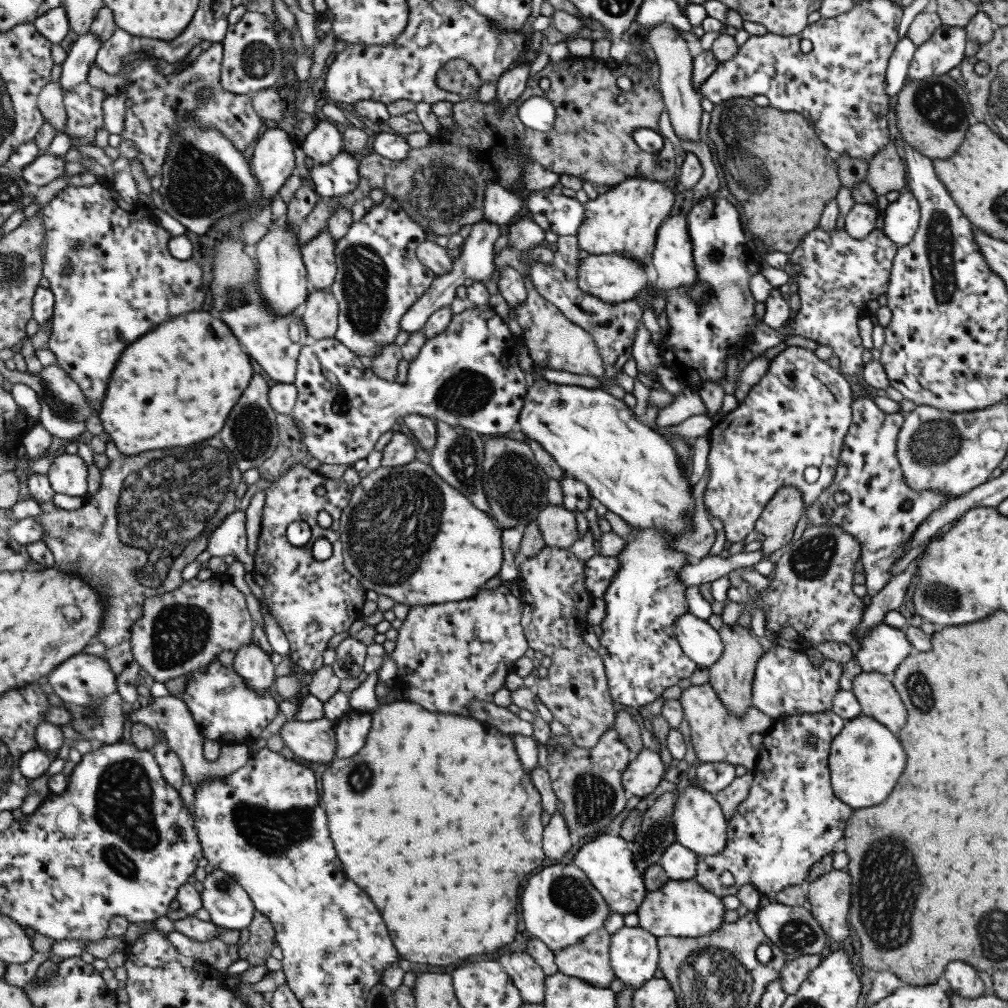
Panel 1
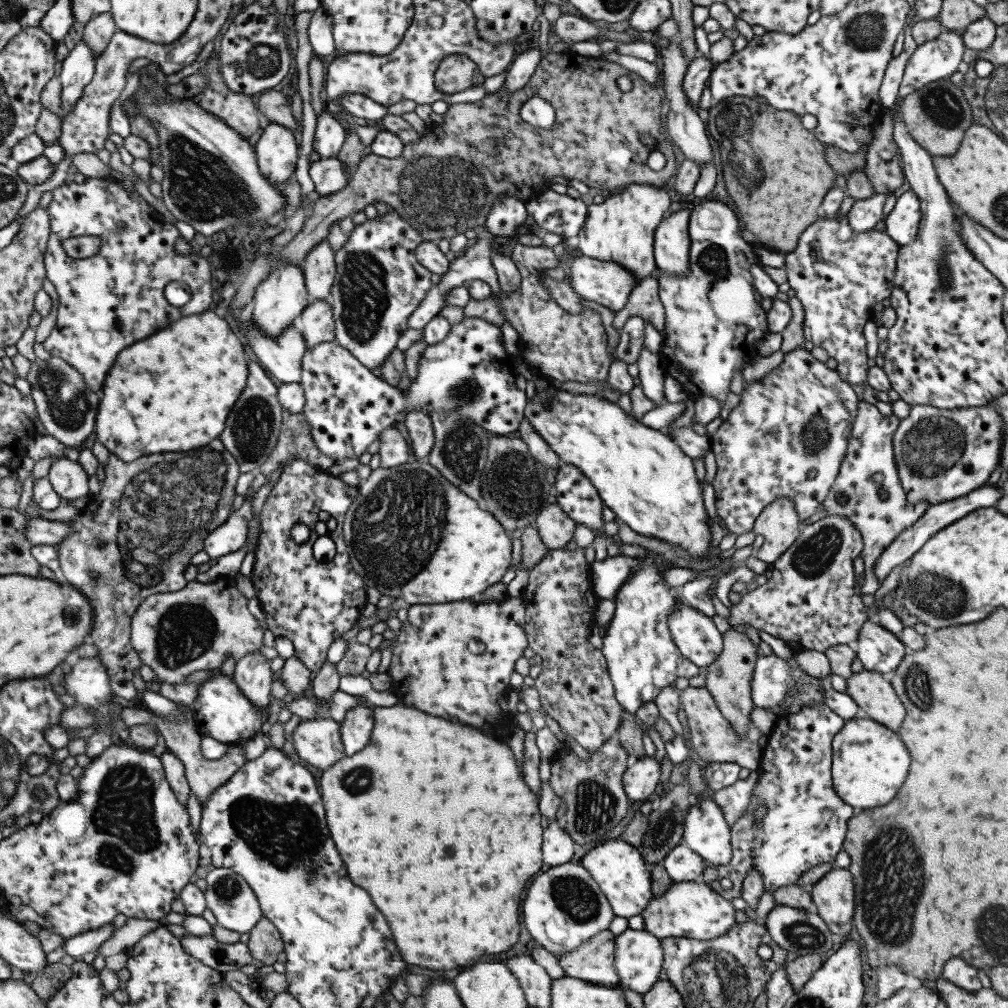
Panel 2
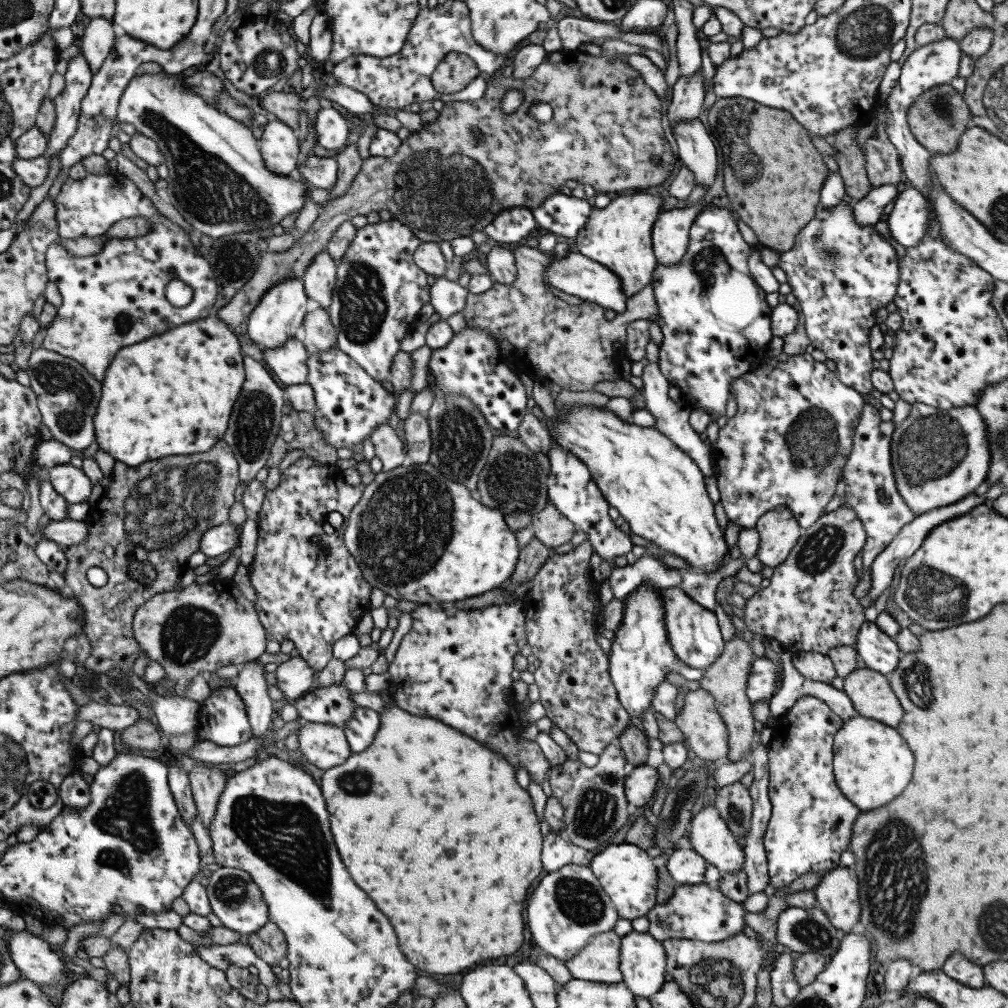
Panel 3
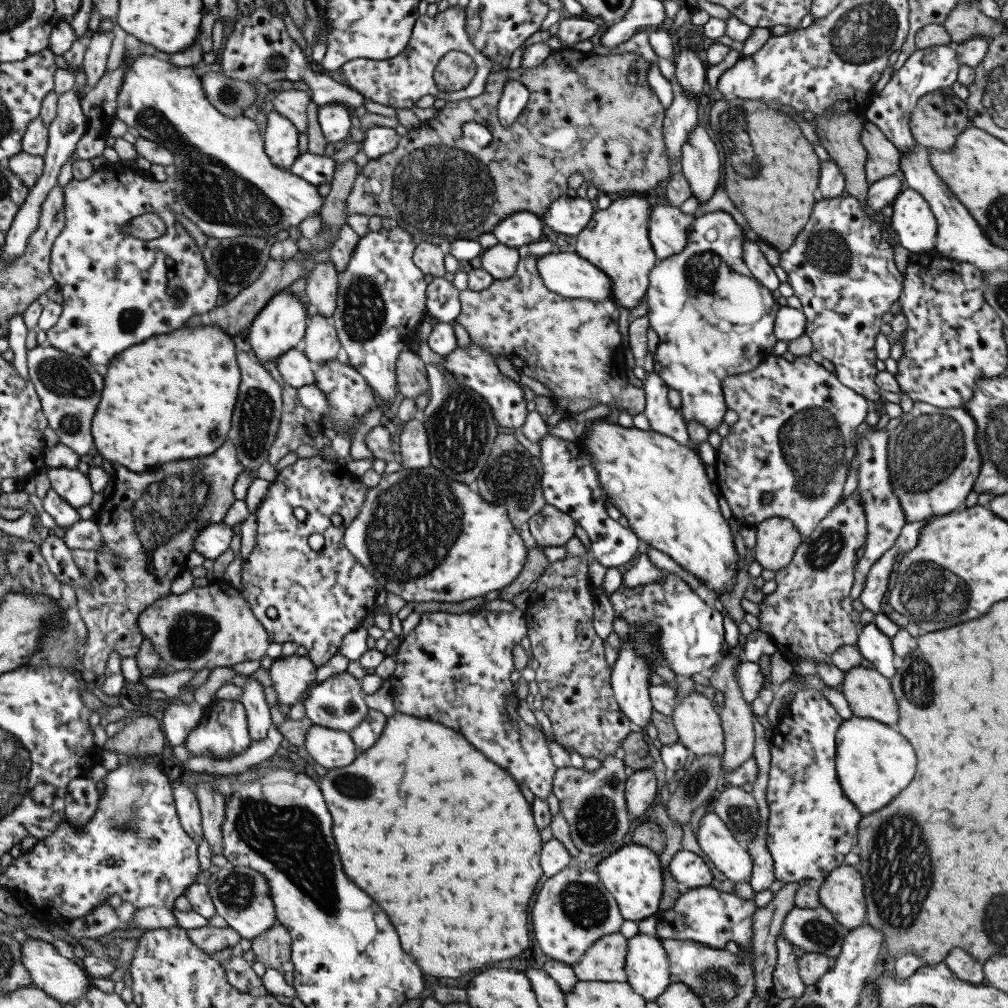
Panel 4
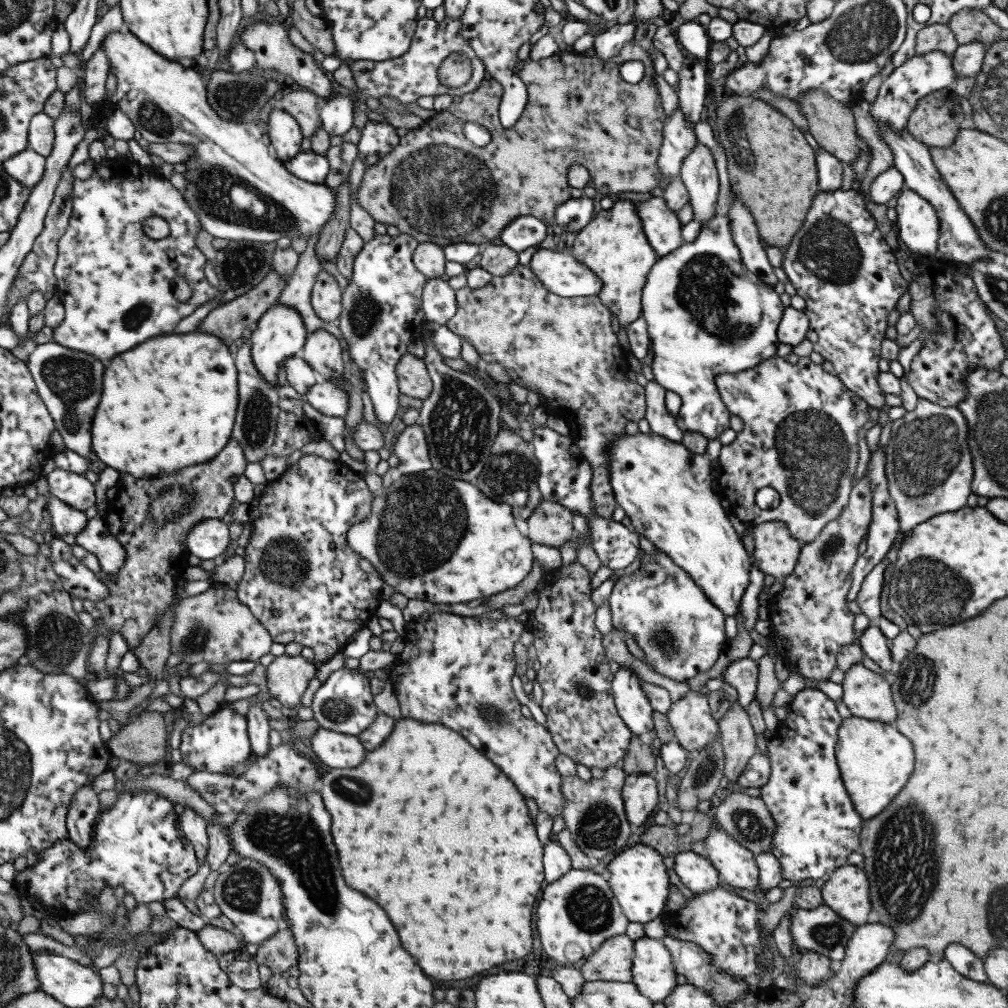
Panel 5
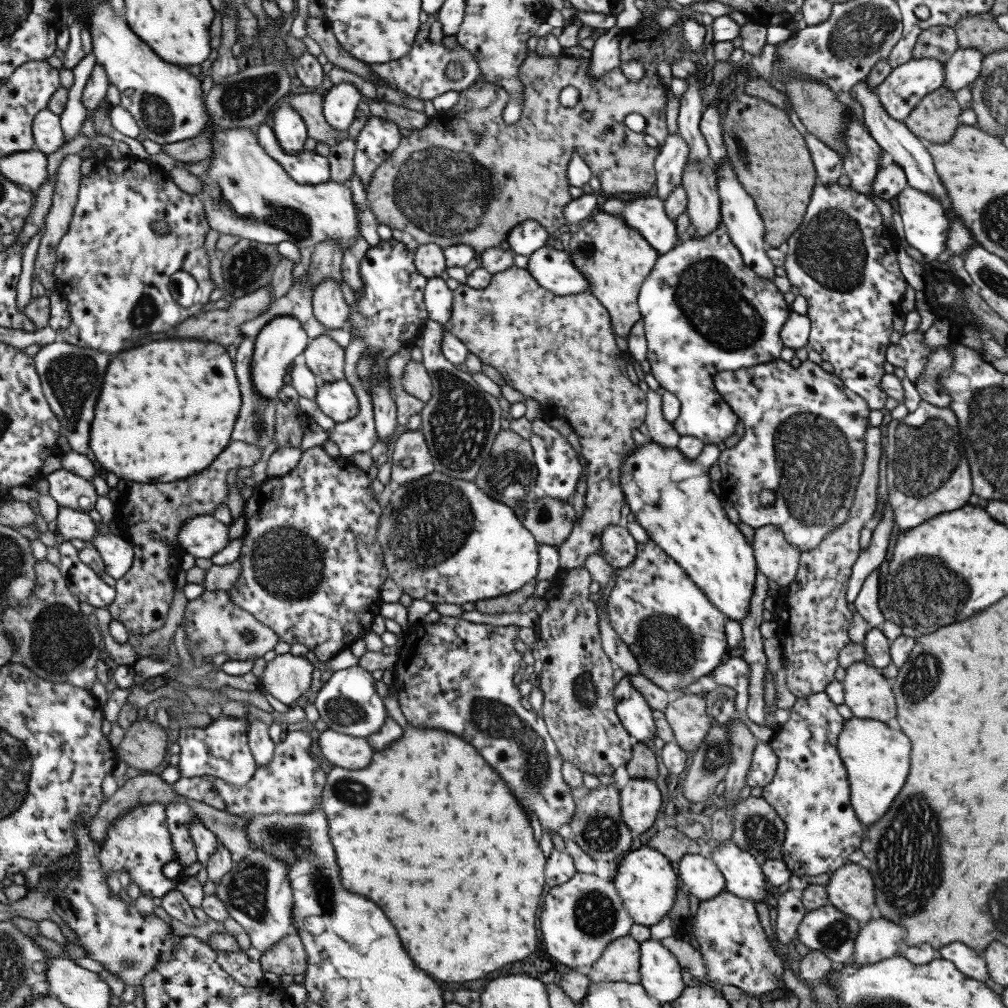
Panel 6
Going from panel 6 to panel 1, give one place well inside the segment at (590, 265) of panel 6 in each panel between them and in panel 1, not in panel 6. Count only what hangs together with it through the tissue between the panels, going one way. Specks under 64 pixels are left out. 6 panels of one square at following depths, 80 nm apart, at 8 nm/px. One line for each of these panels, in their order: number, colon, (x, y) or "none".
1: (623, 219)
2: (621, 229)
3: (619, 236)
4: (615, 240)
5: (612, 245)

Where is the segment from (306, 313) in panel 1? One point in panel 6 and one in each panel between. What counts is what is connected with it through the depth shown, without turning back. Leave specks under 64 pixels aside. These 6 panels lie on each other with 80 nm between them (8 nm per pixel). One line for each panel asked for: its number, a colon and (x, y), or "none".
2: (315, 322)
3: (317, 334)
4: (319, 343)
5: (321, 351)
6: (325, 359)

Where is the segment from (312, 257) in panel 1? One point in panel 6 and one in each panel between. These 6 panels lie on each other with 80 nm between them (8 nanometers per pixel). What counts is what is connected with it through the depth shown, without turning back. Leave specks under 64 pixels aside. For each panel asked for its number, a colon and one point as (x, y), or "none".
2: (318, 268)
3: (318, 279)
4: (320, 289)
5: (325, 294)
6: (329, 308)

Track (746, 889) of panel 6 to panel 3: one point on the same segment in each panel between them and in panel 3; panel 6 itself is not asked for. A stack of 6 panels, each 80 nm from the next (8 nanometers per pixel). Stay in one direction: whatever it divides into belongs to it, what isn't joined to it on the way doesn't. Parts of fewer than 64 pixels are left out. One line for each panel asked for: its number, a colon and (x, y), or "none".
3: (709, 836)
4: (731, 858)
5: (735, 865)

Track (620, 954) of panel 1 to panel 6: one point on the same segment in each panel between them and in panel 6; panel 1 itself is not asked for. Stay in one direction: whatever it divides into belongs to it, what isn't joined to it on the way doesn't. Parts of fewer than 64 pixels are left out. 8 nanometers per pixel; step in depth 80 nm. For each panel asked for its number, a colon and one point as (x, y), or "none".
2: (637, 958)
3: (642, 962)
4: (646, 969)
5: (652, 972)
6: (659, 973)

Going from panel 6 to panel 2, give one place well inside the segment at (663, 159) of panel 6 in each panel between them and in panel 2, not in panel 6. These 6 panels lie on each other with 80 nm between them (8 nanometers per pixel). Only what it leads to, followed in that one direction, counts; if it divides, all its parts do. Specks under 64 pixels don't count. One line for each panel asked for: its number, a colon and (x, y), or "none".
2: (698, 70)
3: (687, 97)
4: (680, 117)
5: (678, 138)

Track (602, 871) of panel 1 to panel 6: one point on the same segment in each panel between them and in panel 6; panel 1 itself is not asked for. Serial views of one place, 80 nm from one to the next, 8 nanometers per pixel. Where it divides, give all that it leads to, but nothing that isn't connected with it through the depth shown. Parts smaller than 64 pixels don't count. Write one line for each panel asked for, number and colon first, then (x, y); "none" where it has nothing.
2: (617, 867)
3: (627, 874)
4: (632, 875)
5: (637, 878)
6: (644, 881)

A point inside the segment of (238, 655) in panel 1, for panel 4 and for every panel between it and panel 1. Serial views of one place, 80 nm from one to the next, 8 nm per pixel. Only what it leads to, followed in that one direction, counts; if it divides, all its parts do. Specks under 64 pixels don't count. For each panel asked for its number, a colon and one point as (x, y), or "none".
2: (251, 674)
3: (249, 684)
4: (257, 710)

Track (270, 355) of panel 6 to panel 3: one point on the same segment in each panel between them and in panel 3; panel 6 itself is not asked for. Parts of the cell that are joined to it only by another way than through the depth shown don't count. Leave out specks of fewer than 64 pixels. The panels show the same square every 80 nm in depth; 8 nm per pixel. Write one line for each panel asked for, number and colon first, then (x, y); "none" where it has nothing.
3: (278, 314)
4: (279, 326)
5: (279, 334)

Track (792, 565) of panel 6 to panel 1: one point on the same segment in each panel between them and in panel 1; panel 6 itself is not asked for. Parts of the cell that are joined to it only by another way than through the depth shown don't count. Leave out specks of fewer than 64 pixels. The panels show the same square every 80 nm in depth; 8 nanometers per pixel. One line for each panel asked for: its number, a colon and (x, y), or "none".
1: (777, 520)
2: (778, 522)
3: (778, 531)
4: (776, 538)
5: (775, 553)

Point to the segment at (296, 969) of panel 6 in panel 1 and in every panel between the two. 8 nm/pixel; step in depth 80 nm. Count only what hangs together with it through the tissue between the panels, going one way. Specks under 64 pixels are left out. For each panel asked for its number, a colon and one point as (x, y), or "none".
1: (261, 939)
2: (264, 943)
3: (268, 943)
4: (272, 947)
5: (278, 952)

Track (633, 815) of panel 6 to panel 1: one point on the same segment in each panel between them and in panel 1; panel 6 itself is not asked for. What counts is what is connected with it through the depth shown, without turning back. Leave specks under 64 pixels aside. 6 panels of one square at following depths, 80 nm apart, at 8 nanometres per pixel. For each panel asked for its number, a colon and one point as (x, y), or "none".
1: (641, 775)
2: (639, 780)
3: (638, 785)
4: (639, 788)
5: (639, 795)

